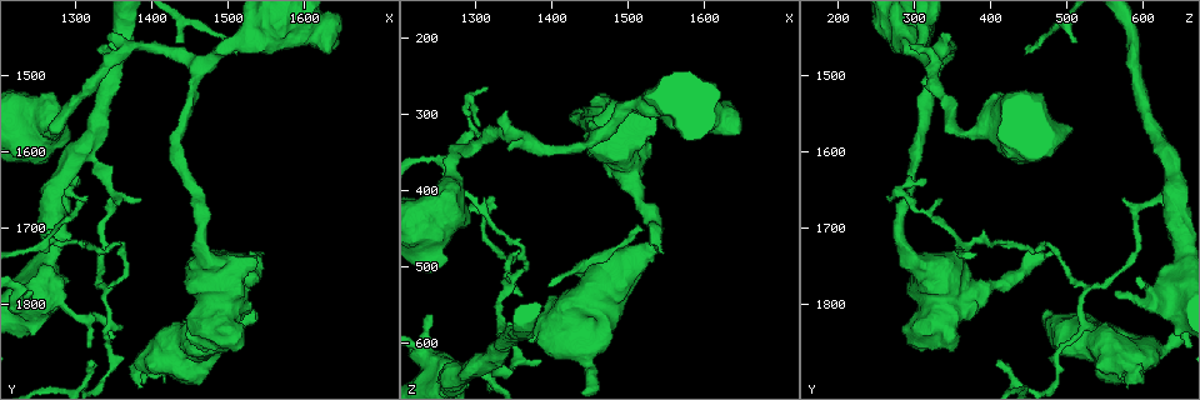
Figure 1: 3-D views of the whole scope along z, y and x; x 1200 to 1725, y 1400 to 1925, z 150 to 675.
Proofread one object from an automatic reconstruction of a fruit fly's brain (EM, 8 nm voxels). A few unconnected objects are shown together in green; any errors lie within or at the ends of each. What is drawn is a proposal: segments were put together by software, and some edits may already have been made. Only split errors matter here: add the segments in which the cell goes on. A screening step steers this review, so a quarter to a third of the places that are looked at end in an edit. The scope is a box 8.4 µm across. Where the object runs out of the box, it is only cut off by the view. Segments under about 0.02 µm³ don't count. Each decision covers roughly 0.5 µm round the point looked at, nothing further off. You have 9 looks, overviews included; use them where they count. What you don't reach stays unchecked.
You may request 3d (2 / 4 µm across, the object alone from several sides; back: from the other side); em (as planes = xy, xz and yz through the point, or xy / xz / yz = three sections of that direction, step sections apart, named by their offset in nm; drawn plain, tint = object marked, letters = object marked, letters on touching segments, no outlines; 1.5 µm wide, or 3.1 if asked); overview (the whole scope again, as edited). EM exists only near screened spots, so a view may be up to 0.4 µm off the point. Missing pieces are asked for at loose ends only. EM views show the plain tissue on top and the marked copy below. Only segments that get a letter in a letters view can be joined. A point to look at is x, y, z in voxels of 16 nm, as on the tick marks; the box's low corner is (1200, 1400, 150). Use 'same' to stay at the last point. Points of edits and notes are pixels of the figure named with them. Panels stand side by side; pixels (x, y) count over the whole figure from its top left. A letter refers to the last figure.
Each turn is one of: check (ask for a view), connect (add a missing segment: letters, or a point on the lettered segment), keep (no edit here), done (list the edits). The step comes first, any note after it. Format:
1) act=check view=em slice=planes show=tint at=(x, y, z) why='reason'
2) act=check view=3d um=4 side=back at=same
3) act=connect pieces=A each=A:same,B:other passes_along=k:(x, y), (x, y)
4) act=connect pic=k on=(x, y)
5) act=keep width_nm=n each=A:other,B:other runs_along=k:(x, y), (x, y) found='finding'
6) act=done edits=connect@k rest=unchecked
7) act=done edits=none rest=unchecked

act=check view=3d um=2 at=(1540, 1815, 480)

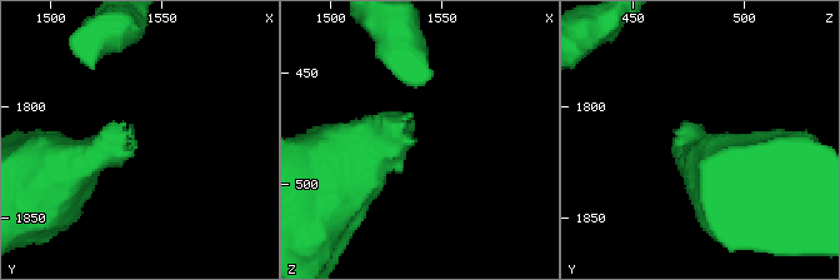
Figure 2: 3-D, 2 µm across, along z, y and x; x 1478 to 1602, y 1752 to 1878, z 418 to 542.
act=check view=em slice=yz step=4 show=letters at=(1538, 1810, 483) why='need the tissue'

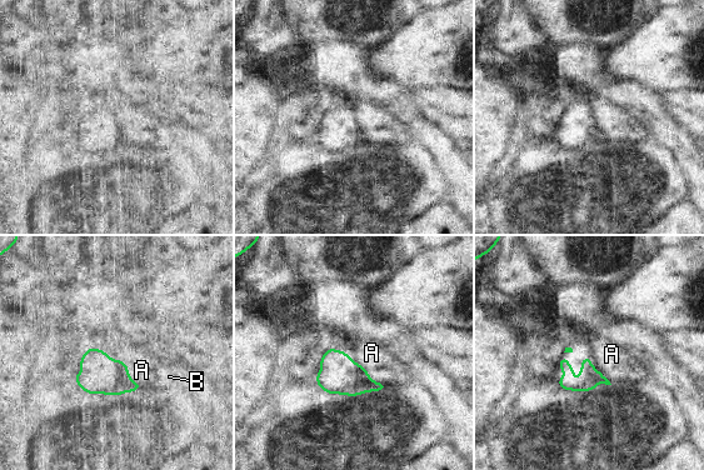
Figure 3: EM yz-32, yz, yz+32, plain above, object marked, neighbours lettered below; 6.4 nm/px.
act=check view=em slice=planes show=letters at=same why='another direction'

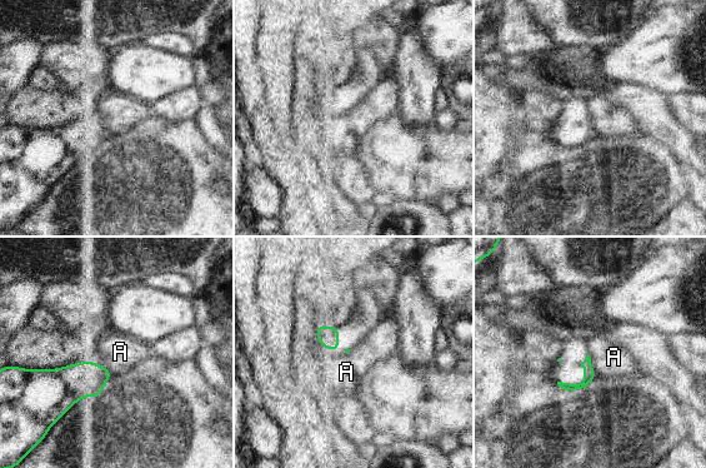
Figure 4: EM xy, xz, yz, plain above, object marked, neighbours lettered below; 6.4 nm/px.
act=keep each=A:other border=4:(94, 361), (106, 367), (113, 376) found='no lettered segment goes on from it'

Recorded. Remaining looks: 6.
act=check view=em slice=yz step=4 show=letters at=(1310, 1665, 335) why='tapers out'

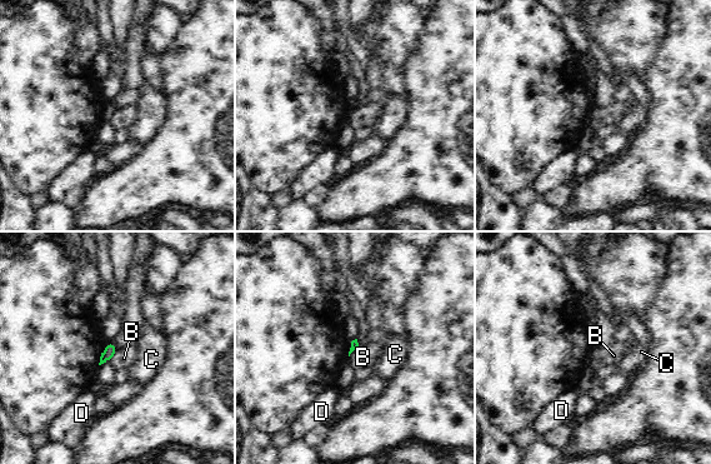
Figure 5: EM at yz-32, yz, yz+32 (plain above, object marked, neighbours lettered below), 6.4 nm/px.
act=keep each=B:other,C:other,D:other border=5:(118, 349), (110, 362) found='no lettered segment goes on from it'

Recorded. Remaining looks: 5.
act=check view=em slice=planes show=letters at=(1325, 1875, 405) why='free end'

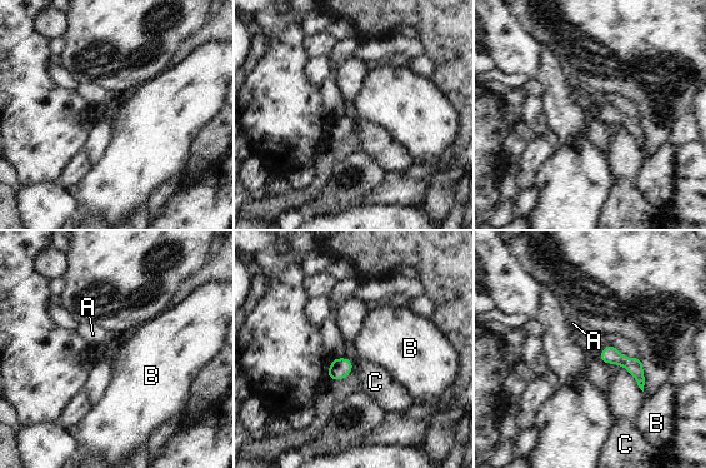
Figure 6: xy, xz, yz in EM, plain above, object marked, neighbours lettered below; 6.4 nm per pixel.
act=keep longest_contact=C:320nm each=A:other,B:other,C:other border=6:(604, 362), (620, 364), (642, 392) found='none of them fits'

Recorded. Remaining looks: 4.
act=check view=em slice=planes show=letters at=(1335, 1455, 300) why='free end'

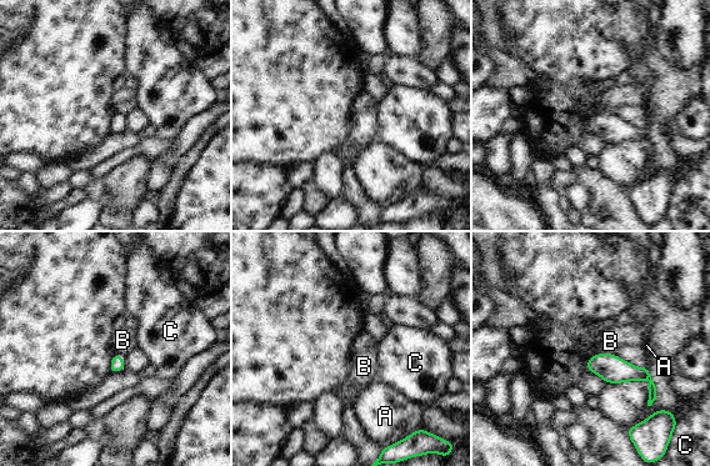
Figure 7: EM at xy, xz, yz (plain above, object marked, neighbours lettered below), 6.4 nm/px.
act=keep each=A:other,B:other,C:other border=7:(596, 352), (614, 354) found='no lettered segment goes on from it'

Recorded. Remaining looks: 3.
act=done edits=none rest=unchecked

